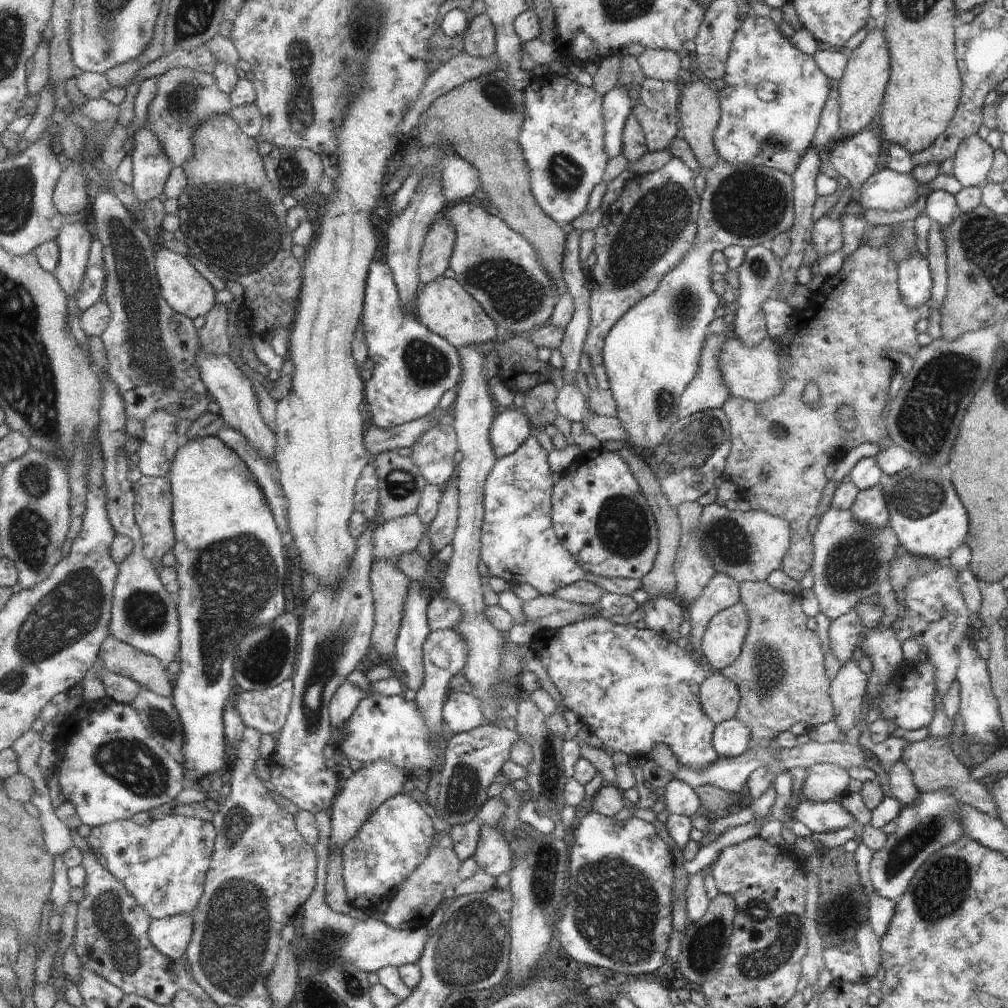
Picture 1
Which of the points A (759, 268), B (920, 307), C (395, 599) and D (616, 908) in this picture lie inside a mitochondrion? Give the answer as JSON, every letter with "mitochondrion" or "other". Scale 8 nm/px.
{"A":"mitochondrion","B":"other","C":"other","D":"mitochondrion"}

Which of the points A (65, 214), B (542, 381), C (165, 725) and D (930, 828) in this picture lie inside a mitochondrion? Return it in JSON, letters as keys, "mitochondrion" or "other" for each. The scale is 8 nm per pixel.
{"A":"other","B":"other","C":"mitochondrion","D":"mitochondrion"}

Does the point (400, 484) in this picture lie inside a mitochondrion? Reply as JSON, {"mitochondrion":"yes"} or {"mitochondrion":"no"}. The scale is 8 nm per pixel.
{"mitochondrion":"yes"}

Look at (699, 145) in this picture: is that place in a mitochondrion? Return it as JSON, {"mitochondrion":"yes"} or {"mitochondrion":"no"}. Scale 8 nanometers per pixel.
{"mitochondrion":"no"}

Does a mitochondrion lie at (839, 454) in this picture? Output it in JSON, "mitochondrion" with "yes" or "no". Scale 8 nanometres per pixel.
{"mitochondrion":"no"}

